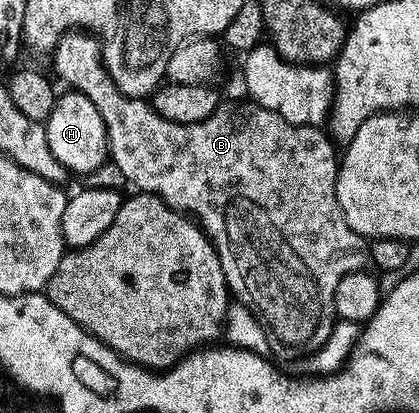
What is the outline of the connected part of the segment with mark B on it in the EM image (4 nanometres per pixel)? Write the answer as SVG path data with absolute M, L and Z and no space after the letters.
M84 30L66 32L65 35L61 36L59 42L53 47L51 59L53 59L54 72L52 72L52 75L58 81L61 79L63 83L69 84L65 86L68 86L72 91L86 95L91 100L92 105L99 110L99 114L102 115L103 126L106 127L108 159L115 166L119 166L126 185L132 186L134 184L134 189L137 192L149 192L152 196L159 197L160 200L167 202L177 211L188 213L192 219L201 225L201 229L205 231L205 235L208 236L209 241L213 243L219 254L219 262L223 266L223 274L225 281L229 283L230 293L240 303L252 308L256 313L257 321L261 323L267 334L270 353L274 357L282 356L285 360L293 360L296 356L303 355L304 352L313 352L316 348L323 347L333 336L333 324L335 325L337 314L335 310L335 290L339 286L339 281L347 274L362 271L367 264L366 237L360 236L355 230L351 230L351 226L339 206L339 198L337 197L339 152L334 141L320 127L312 124L293 125L277 112L265 109L263 106L245 98L233 100L230 104L218 103L217 109L207 118L203 118L203 122L195 122L194 124L167 122L167 118L158 114L148 99L128 96L123 94L123 90L119 90L119 86L115 86L115 82L109 71L105 69L105 63L101 57L100 40Z

